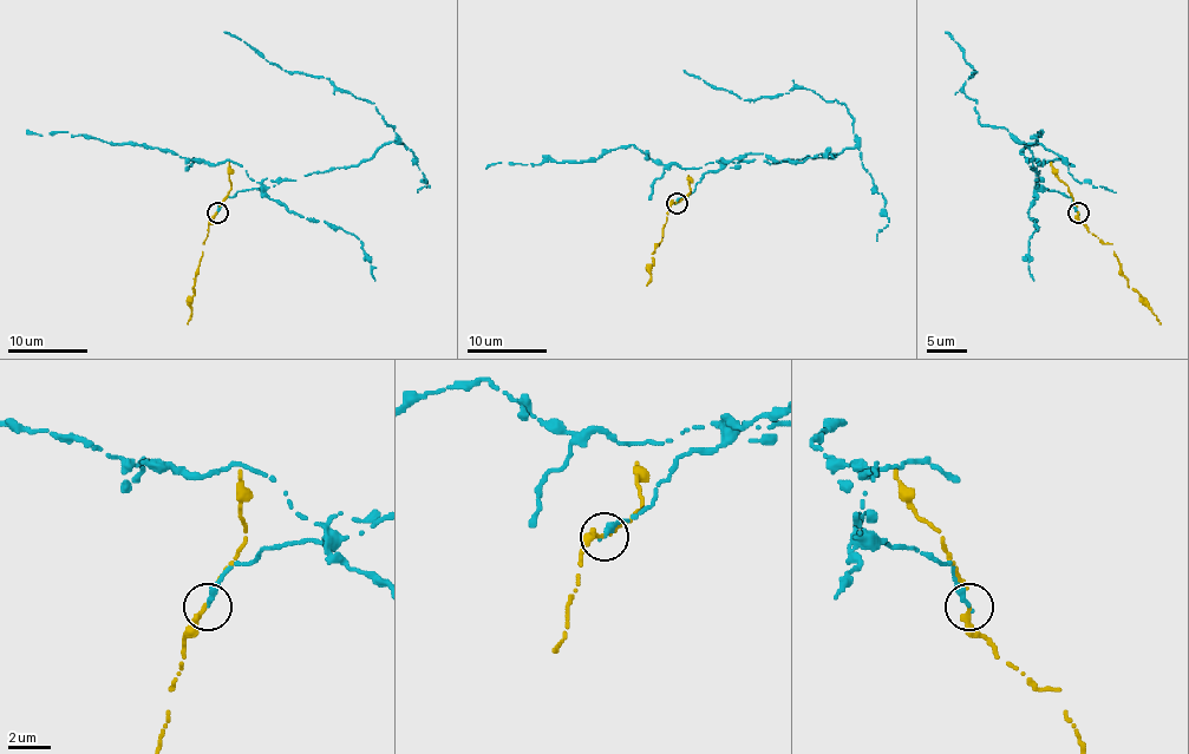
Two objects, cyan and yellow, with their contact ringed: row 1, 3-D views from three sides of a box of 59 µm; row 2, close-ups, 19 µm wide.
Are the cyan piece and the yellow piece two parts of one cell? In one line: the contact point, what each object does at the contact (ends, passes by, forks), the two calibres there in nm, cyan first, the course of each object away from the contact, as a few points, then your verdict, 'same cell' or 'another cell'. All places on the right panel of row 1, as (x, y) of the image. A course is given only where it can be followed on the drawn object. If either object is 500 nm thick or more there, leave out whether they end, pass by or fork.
(1078, 212) | cyan ends | yellow passes by | 280/220 nm | cyan via (1077, 212), (1034, 181), (1032, 151), (982, 125), (962, 91), (974, 70), (945, 32) | yellow via (1077, 212), (1077, 218), (1091, 234), (1111, 244), (1127, 286), (1139, 294), (1161, 323) | another cell

